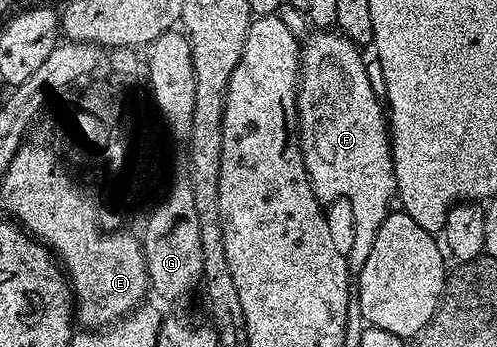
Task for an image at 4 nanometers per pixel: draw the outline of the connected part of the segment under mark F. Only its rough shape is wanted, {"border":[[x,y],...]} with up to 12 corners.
{"border":[[311,31],[299,146],[320,203],[351,204],[357,271],[396,196],[389,117],[360,46]]}

